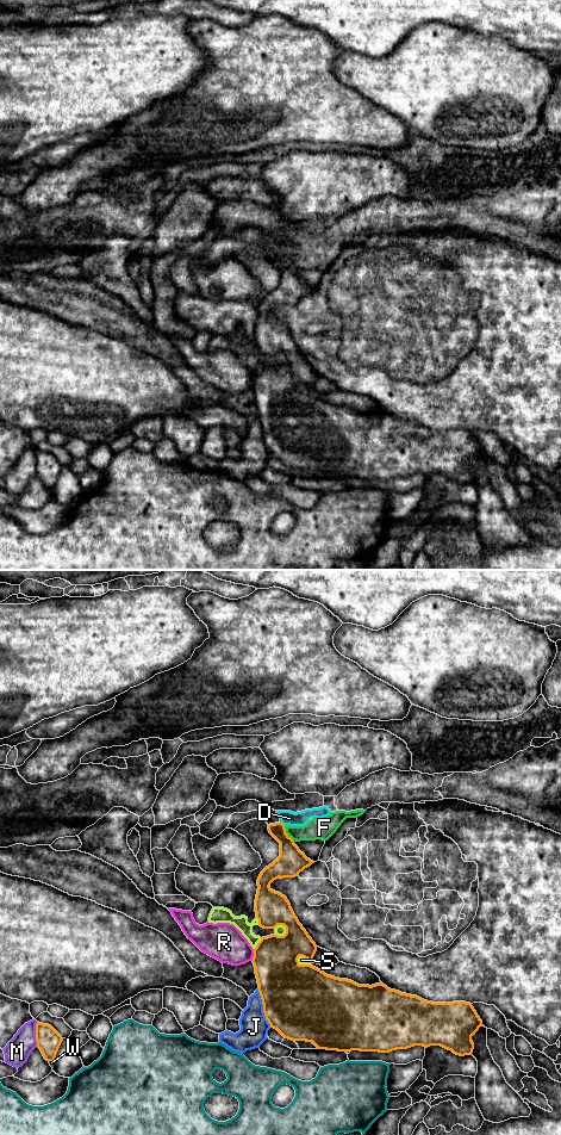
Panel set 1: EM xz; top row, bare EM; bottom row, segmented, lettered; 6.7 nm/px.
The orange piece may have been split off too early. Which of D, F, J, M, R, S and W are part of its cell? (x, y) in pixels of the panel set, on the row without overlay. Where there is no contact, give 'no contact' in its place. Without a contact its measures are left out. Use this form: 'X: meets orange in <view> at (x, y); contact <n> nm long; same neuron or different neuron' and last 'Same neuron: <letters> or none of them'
D: meets orange in xz at (281, 250); contact 50 nm long; different neuron
F: meets orange in xz at (286, 261); contact 120 nm long; different neuron
J: meets orange in xz at (263, 435); contact 280 nm long; different neuron
M: meets orange in xz at (36, 461); contact 170 nm long; different neuron
R: meets orange in xz at (254, 383); contact 80 nm long; different neuron
S: meets orange in xz at (285, 361); contact 90 nm long; different neuron
W: meets orange in xz at (51, 488); contact 30 nm long; different neuron
Same neuron: none of them

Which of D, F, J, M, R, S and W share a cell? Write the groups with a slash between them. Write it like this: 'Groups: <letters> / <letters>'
Groups: D F / J M / R / S / W

